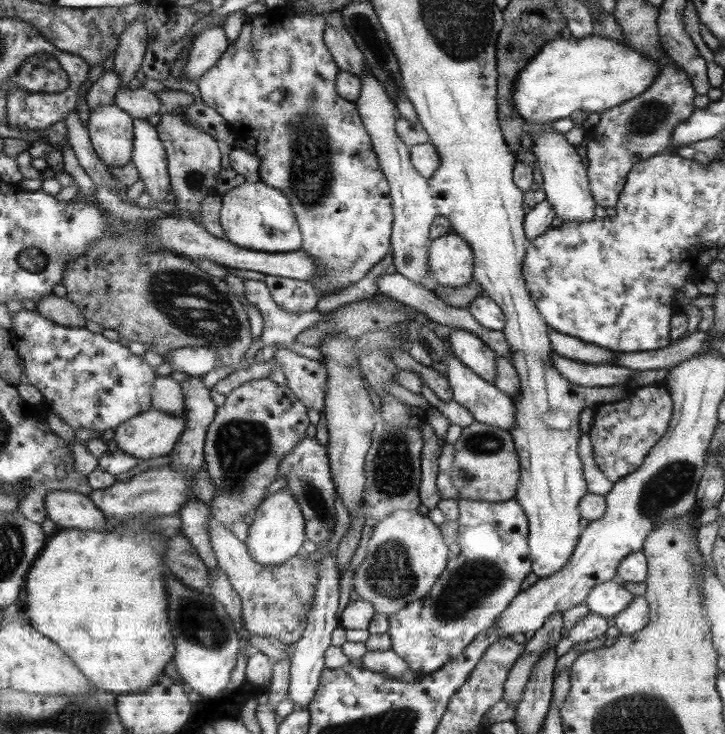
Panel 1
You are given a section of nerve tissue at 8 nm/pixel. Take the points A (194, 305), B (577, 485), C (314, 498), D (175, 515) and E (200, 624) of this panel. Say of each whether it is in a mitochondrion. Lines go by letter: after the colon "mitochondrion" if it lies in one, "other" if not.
A: mitochondrion
B: other
C: mitochondrion
D: other
E: mitochondrion

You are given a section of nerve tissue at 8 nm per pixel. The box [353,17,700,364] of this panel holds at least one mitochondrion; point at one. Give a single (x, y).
(649, 119)

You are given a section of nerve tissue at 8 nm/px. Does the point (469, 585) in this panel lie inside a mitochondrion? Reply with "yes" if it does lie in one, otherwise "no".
yes

